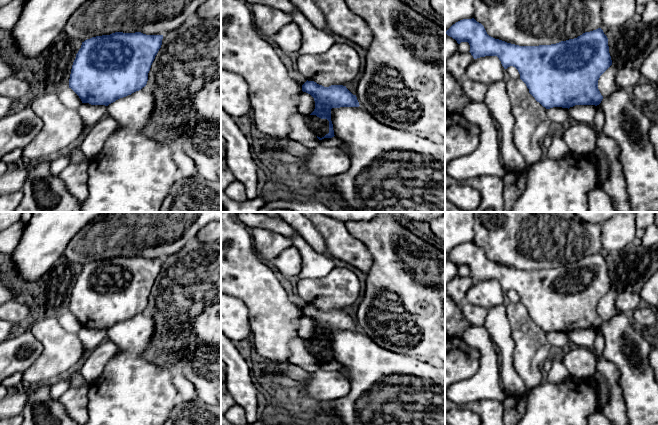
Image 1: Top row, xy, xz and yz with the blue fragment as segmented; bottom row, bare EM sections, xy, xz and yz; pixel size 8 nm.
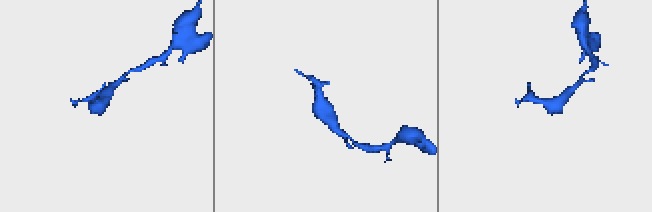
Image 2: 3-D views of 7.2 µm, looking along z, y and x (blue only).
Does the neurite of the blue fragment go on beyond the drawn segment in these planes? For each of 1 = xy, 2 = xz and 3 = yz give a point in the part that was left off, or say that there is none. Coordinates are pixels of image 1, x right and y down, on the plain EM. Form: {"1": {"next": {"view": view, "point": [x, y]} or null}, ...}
{"1": {"next": null}, "2": {"next": null}, "3": {"next": null}}

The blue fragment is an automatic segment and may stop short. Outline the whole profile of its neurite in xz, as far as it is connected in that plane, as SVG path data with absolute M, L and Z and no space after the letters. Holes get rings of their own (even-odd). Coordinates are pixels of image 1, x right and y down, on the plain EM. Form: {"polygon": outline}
{"polygon": "M307 304L302 309L302 315L310 318L314 322L315 333L310 339L316 339L321 343L327 343L329 345L329 357L322 362L317 360L319 364L335 360L331 345L332 332L360 330L356 319L353 319L343 309L324 311L314 305Z"}

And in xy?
{"polygon": "M115 256L110 259L92 261L82 266L73 286L69 312L81 323L82 327L105 329L131 319L146 310L151 289L162 269L163 259L146 259L141 256Z"}

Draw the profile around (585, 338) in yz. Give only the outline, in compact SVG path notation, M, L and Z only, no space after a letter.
M575 329L569 333L570 343L576 347L593 349L597 330L595 329Z

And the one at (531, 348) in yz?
M520 302L509 303L506 306L506 316L510 324L510 334L514 341L513 365L524 381L527 390L530 391L546 380L543 365L550 357L552 345L546 338L547 333L535 324Z

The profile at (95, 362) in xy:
M105 340L85 357L80 370L81 375L89 384L103 372L107 363L119 353L118 347L111 341Z

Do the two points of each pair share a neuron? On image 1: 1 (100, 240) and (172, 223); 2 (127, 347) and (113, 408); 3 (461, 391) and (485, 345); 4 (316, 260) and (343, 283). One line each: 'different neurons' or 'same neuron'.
1: same neuron
2: same neuron
3: same neuron
4: different neurons

